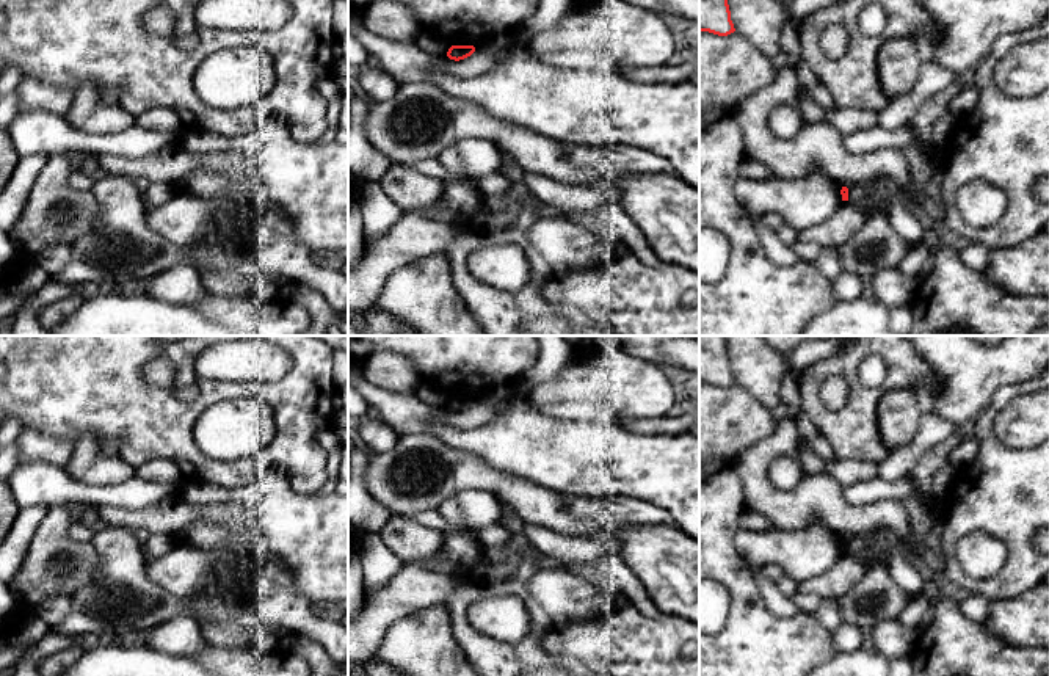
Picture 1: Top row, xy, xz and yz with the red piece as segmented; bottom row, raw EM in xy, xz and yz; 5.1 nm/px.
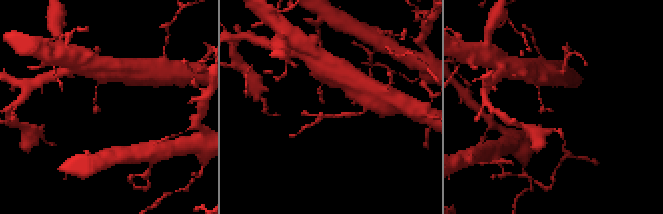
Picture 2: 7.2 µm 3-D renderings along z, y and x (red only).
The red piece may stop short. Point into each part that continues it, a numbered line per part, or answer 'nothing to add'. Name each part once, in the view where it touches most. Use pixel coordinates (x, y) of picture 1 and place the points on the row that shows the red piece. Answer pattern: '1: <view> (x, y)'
nothing to add

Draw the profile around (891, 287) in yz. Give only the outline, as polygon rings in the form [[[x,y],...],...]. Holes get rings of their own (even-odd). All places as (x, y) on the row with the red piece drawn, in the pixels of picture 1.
[[[886,268],[870,281],[873,298],[889,311],[909,304],[916,284],[917,279],[903,274],[900,268]]]

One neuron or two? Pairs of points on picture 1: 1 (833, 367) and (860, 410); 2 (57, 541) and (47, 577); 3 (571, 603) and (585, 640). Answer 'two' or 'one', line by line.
1: one
2: one
3: two

